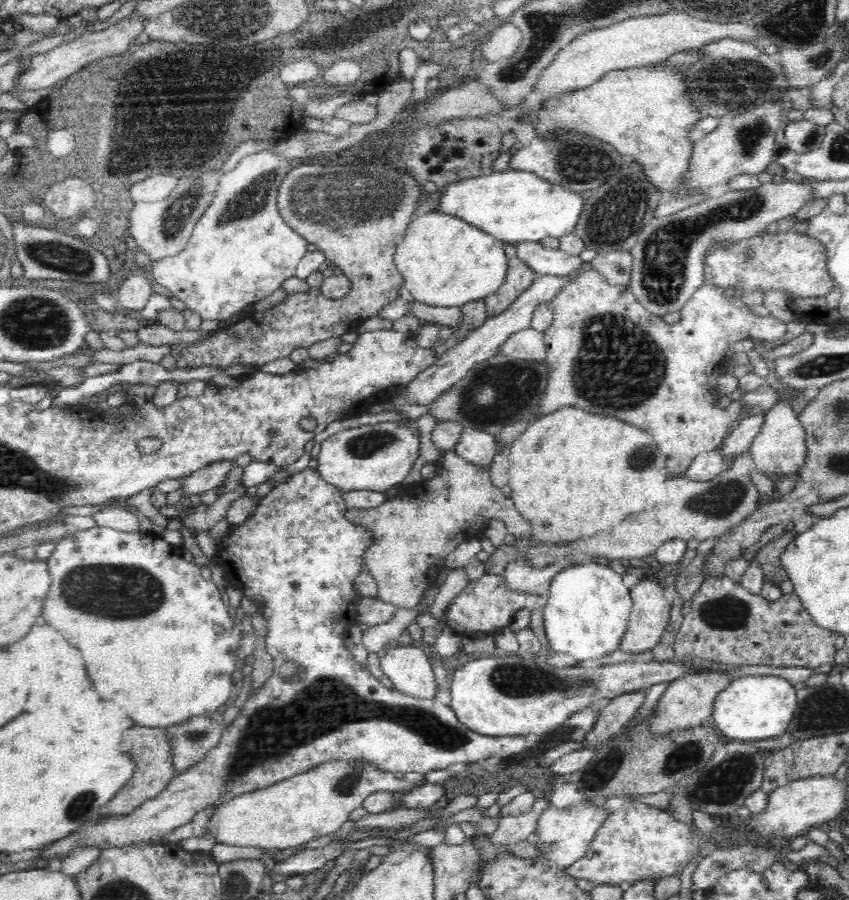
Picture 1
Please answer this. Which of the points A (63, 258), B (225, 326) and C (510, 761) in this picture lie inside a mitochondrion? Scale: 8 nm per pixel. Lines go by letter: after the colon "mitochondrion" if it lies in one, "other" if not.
A: mitochondrion
B: other
C: other

